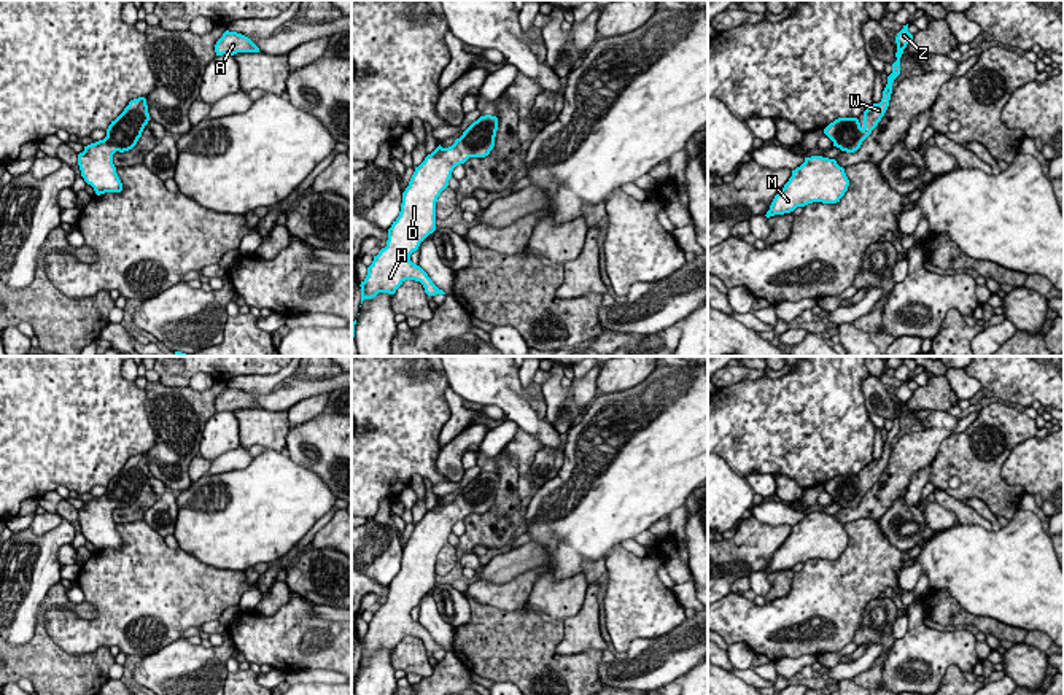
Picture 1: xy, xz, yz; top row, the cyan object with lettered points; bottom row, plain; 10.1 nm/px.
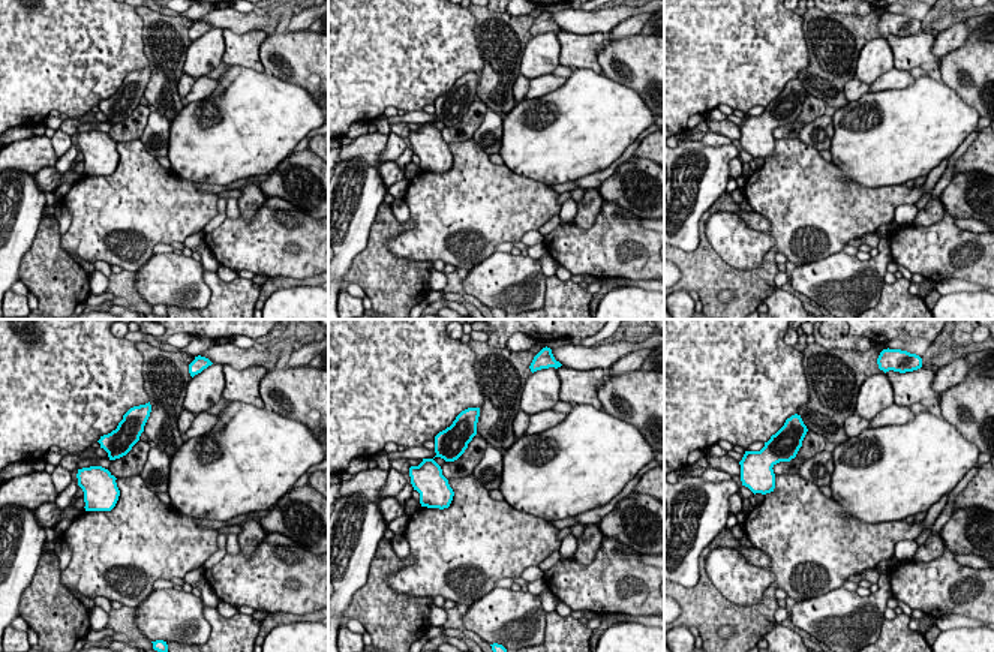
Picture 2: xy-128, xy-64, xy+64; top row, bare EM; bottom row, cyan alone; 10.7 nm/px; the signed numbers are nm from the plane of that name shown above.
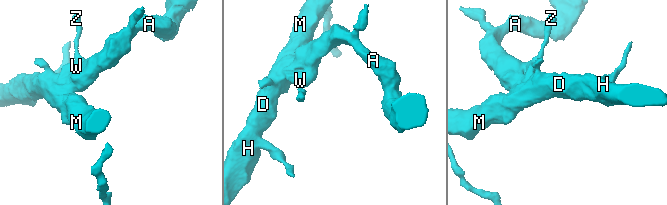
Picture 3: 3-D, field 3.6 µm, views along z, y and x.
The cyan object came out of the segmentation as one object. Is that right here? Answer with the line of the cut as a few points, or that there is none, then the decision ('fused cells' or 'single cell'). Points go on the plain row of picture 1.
no cut; single cell

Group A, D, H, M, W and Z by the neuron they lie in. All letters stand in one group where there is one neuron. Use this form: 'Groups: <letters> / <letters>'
Groups: A D H M W Z

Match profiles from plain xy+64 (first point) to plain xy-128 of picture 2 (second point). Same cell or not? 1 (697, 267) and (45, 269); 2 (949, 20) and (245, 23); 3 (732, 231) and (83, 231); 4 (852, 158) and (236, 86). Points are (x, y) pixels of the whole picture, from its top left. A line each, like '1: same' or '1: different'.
1: same
2: same
3: same
4: same

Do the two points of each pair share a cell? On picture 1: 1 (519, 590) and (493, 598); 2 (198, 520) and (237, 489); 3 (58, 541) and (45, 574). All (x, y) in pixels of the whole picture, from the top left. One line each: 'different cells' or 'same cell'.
1: same cell
2: same cell
3: same cell

